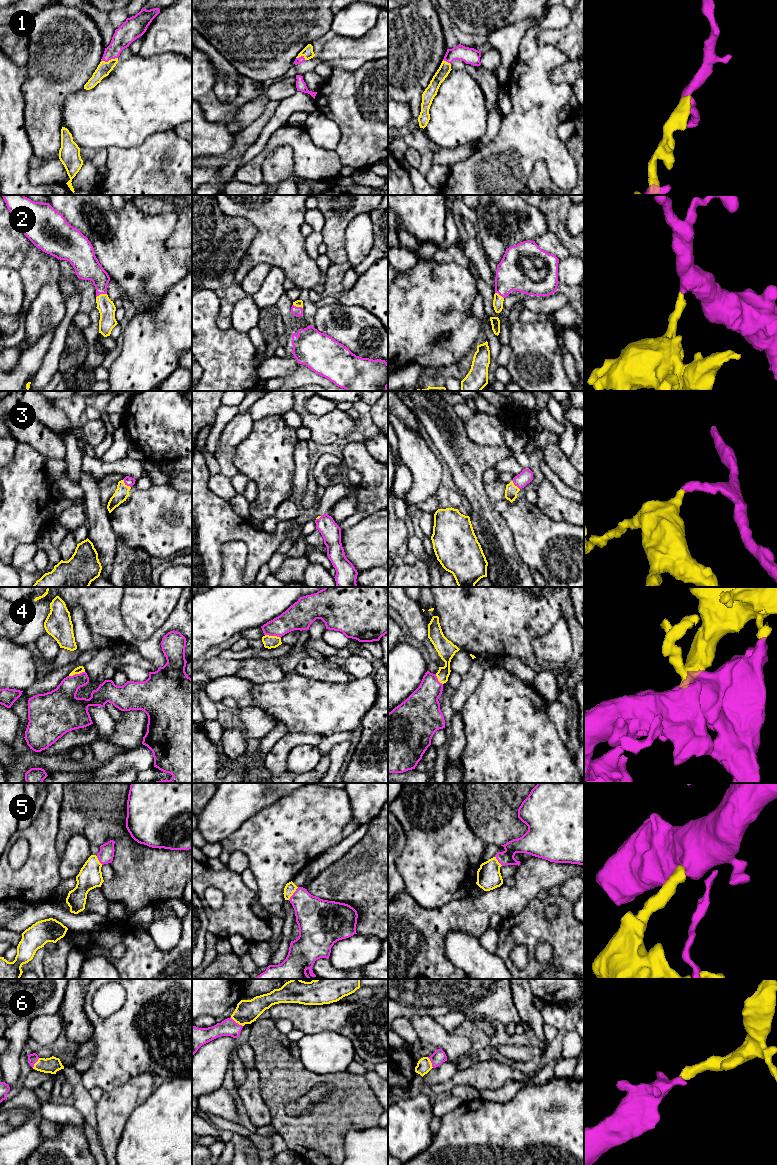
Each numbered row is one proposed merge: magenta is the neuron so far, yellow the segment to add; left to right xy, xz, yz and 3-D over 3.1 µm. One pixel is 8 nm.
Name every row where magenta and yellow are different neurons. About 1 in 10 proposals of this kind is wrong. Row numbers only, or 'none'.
none

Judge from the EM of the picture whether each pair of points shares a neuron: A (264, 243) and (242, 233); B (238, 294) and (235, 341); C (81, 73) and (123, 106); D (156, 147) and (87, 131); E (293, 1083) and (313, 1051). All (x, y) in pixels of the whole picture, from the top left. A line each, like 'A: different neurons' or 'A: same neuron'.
A: different neurons
B: different neurons
C: different neurons
D: different neurons
E: different neurons

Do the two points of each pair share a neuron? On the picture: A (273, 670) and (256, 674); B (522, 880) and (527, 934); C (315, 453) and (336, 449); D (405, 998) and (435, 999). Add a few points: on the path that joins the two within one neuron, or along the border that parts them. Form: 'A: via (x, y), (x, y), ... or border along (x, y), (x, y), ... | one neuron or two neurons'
A: via (269, 672), (260, 672) | one neuron
B: border along (536, 897), (518, 913), (504, 917) | two neurons
C: via (320, 450), (331, 449) | one neuron
D: via (412, 998), (428, 998) | one neuron

